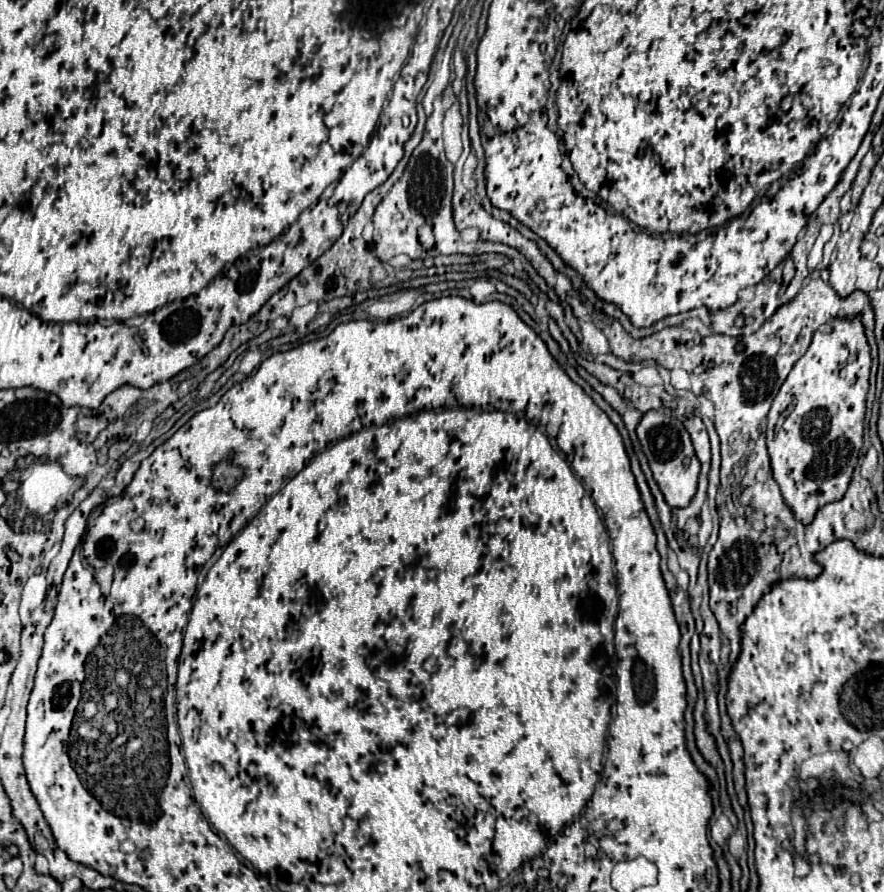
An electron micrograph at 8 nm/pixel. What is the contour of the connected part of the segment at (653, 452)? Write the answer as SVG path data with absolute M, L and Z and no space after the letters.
M647 411L637 425L637 437L643 453L649 459L653 479L657 481L661 493L665 495L665 501L671 507L687 507L697 491L697 477L701 463L695 457L689 433L683 427L683 423L671 415L663 415L661 411Z

